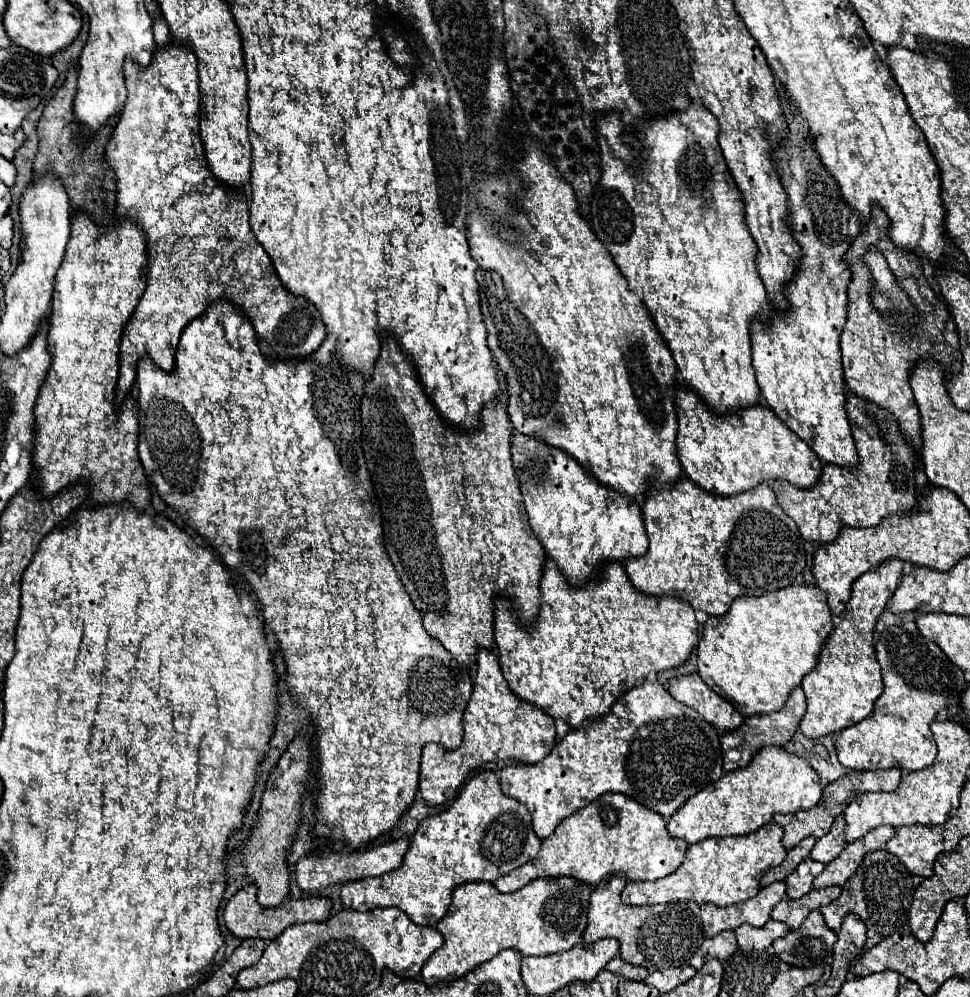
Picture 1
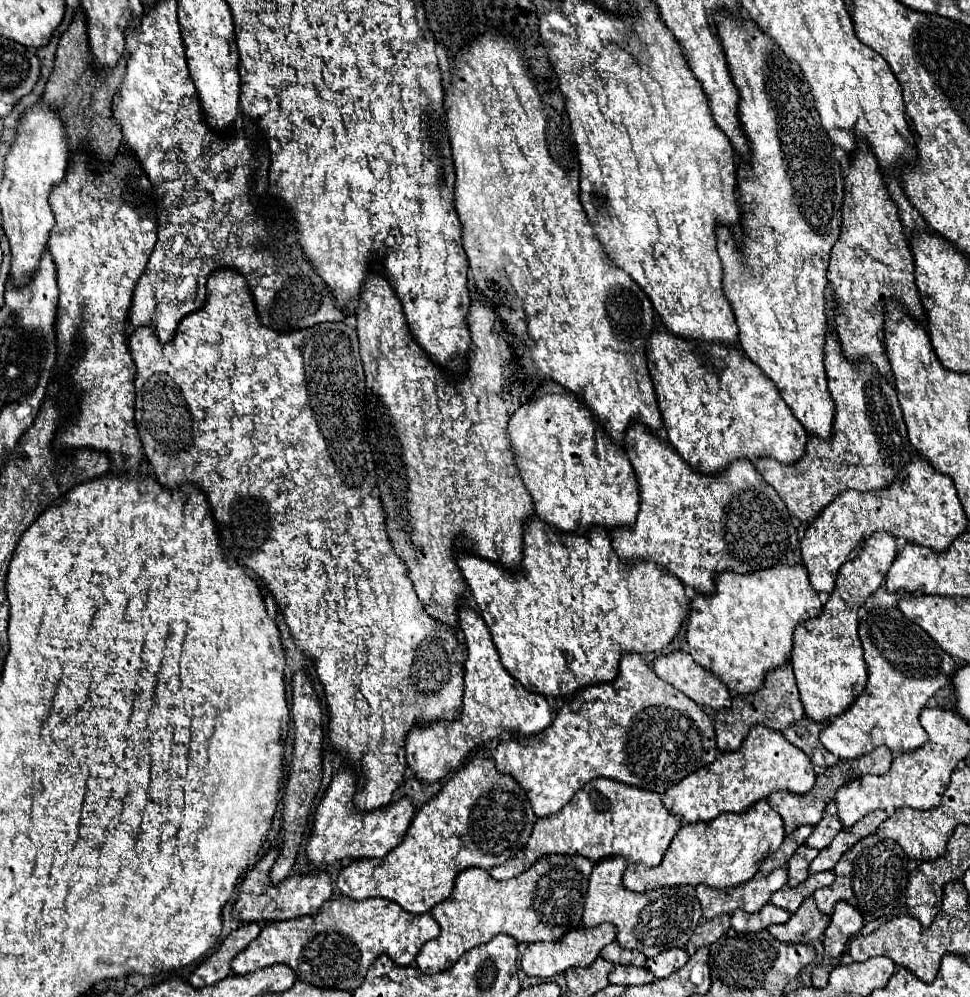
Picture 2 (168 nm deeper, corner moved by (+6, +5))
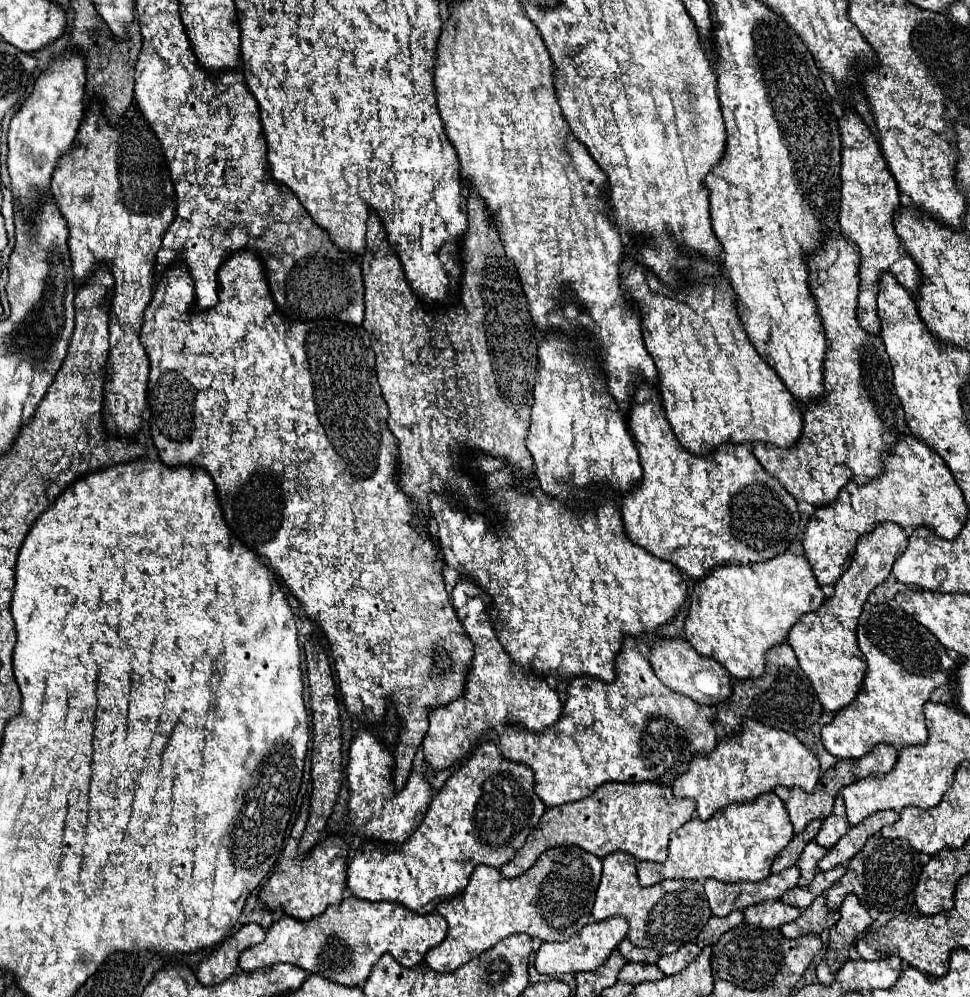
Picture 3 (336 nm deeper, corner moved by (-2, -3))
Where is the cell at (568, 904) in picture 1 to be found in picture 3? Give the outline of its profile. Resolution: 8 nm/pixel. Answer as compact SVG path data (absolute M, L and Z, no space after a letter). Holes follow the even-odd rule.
M581 848L547 850L521 878L503 878L491 866L477 866L463 894L445 900L437 912L447 920L447 938L425 954L425 962L439 974L471 962L511 934L529 934L541 942L563 942L591 922L591 906L601 878L601 860Z

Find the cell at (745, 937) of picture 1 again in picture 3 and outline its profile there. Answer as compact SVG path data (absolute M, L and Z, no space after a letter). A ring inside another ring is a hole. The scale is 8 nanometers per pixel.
M777 900L777 902L761 902L757 906L749 906L743 914L745 914L745 922L751 926L779 928L779 926L799 918L801 910Z

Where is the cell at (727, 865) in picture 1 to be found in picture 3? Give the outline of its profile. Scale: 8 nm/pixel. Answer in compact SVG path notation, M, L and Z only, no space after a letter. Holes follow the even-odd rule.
M763 794L751 804L731 804L711 816L707 822L693 818L671 834L669 856L663 864L639 862L639 884L653 886L663 880L697 880L707 878L737 884L759 882L771 874L771 864L779 852L791 842L793 826L785 804L773 794Z

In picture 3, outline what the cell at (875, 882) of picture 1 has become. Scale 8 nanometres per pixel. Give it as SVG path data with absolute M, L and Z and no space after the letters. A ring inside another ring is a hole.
M875 834L867 840L865 848L849 860L847 872L843 878L827 890L827 906L829 910L839 910L841 902L847 894L855 894L867 910L877 908L879 912L909 912L919 914L915 906L915 884L921 874L919 852L915 852L905 840L889 840L881 834Z

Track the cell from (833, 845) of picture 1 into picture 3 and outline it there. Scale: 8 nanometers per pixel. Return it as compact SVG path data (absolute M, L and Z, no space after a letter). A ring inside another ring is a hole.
M837 796L835 798L835 806L833 806L833 812L825 818L819 834L815 836L815 842L827 850L831 850L839 838L849 830L849 822L845 818L845 806L843 806L843 798Z

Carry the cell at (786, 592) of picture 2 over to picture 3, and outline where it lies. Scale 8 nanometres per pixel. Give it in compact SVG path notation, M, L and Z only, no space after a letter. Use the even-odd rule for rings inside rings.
M785 552L753 566L717 566L693 586L685 640L701 656L717 660L735 680L757 680L763 676L767 652L787 642L791 626L823 602L821 586L803 556Z

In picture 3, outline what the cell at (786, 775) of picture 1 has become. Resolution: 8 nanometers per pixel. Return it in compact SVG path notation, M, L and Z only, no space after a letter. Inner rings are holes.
M743 720L743 730L731 738L719 740L713 754L691 760L689 772L675 780L673 794L675 798L695 800L697 816L701 820L709 820L721 808L753 802L761 794L773 792L775 786L799 786L805 792L813 792L819 776L817 758L793 734L753 720Z

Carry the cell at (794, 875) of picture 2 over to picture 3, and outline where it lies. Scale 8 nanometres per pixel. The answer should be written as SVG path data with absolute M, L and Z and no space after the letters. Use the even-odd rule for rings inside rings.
M811 842L811 844L805 846L805 850L803 850L803 854L799 856L799 862L797 862L797 866L799 866L799 870L801 870L801 878L799 878L797 884L799 884L801 888L805 888L805 886L809 886L809 884L813 882L815 874L819 872L819 870L817 870L817 862L819 862L825 854L827 854L827 850L821 848L821 846L817 846L815 842Z

